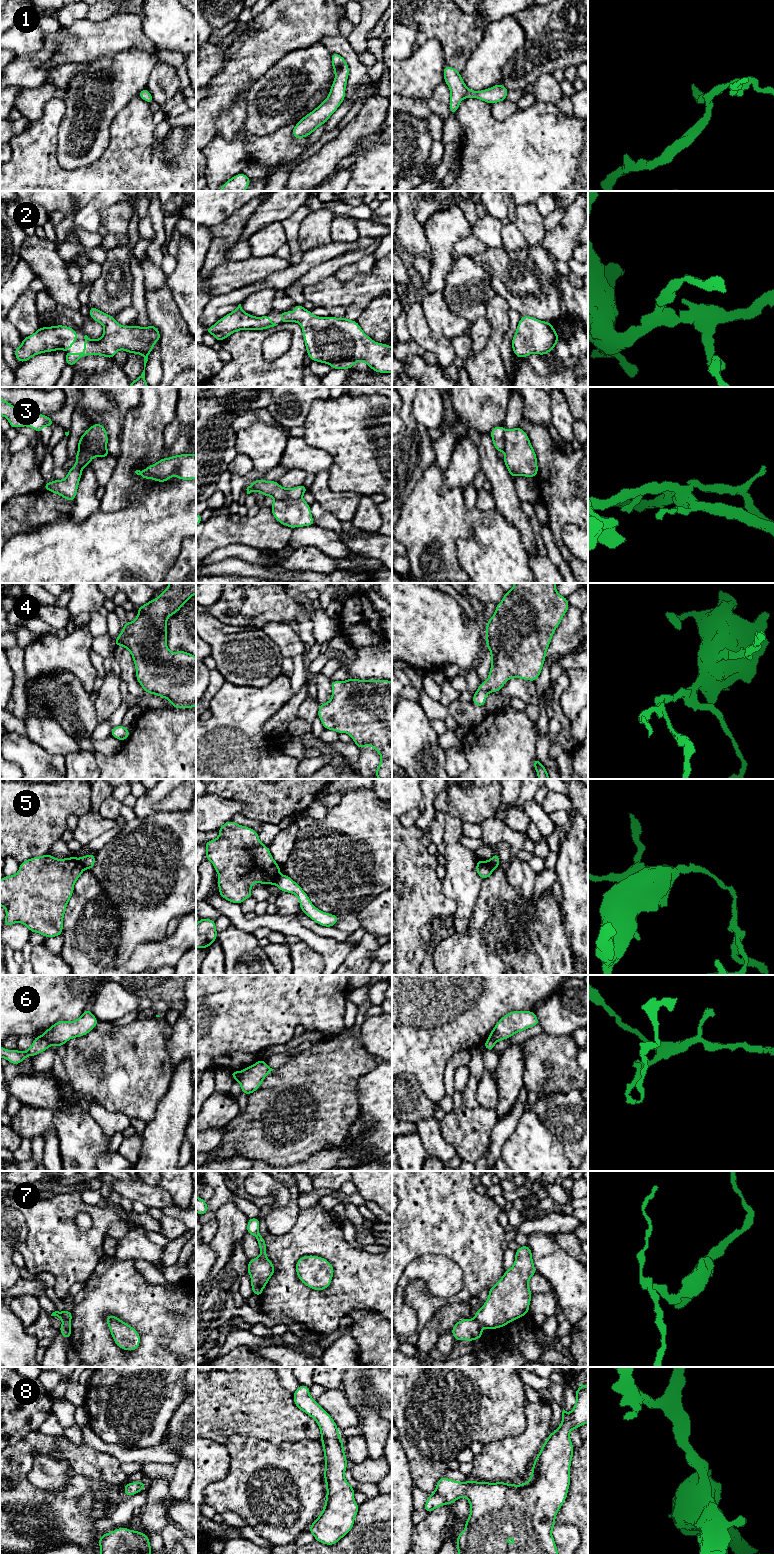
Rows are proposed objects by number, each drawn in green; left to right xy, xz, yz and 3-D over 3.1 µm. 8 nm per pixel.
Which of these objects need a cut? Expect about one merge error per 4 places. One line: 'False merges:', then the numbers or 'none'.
False merges: 3, 5, 6, 7

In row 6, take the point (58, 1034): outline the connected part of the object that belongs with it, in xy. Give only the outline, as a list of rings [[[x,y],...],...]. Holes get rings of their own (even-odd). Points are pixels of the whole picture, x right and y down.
[[[88,1008],[81,1017],[75,1021],[58,1021],[43,1032],[50,1045],[62,1047],[67,1041],[75,1037],[81,1037],[93,1030],[99,1021]]]

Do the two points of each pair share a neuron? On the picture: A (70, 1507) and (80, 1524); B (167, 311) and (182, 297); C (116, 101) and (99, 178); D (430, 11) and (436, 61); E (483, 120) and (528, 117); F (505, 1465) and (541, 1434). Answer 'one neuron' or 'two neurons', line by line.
A: one neuron
B: two neurons
C: two neurons
D: two neurons
E: one neuron
F: one neuron

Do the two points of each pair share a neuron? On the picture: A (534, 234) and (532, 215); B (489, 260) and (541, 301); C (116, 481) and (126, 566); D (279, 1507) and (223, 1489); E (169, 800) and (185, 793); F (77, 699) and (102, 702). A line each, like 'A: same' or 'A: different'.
A: same
B: same
C: different
D: same
E: same
F: different

